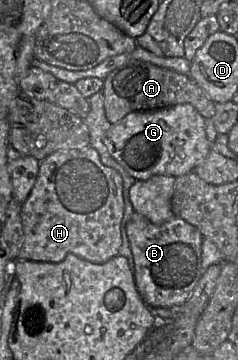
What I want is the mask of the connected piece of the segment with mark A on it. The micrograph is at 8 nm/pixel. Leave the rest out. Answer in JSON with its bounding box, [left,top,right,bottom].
[104,60,215,124]

